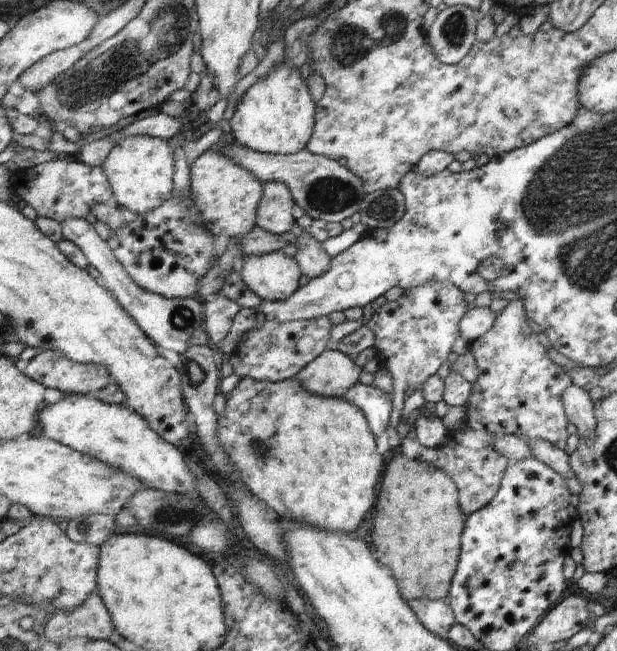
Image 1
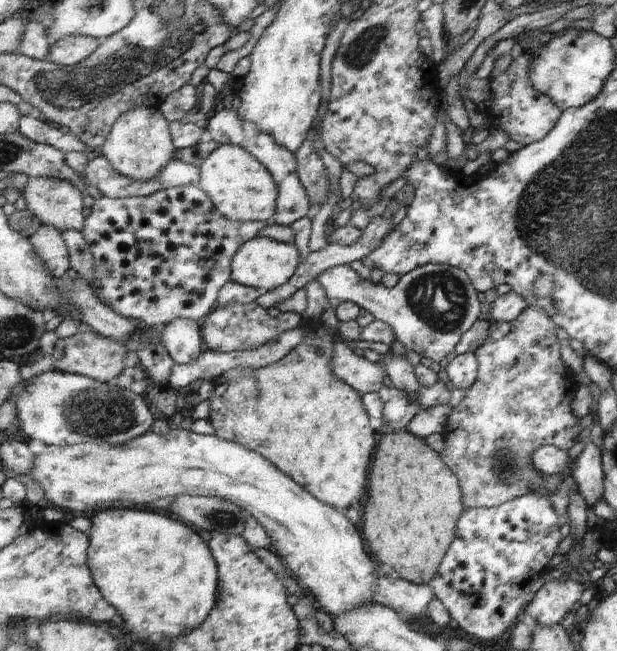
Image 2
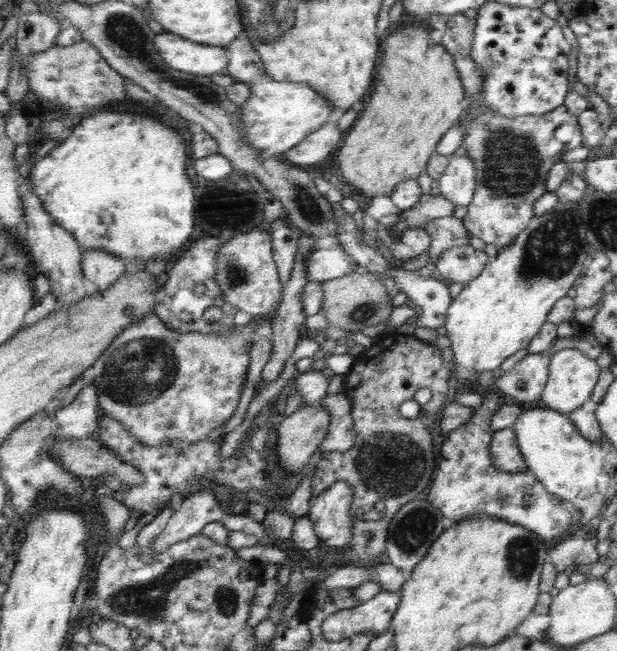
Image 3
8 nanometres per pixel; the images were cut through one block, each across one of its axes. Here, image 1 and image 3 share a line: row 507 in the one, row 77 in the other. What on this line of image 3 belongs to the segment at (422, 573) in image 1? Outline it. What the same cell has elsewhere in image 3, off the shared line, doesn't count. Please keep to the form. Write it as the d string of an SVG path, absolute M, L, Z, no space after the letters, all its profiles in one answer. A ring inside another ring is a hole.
M425 23L400 28L392 34L388 50L382 58L378 70L378 84L372 96L372 110L368 108L362 118L356 122L354 130L348 134L346 144L340 150L340 182L349 183L355 191L370 198L392 196L398 184L408 180L418 180L420 174L427 170L431 156L448 132L463 118L468 109L468 90L457 62L448 48L434 40L433 32L426 30Z

